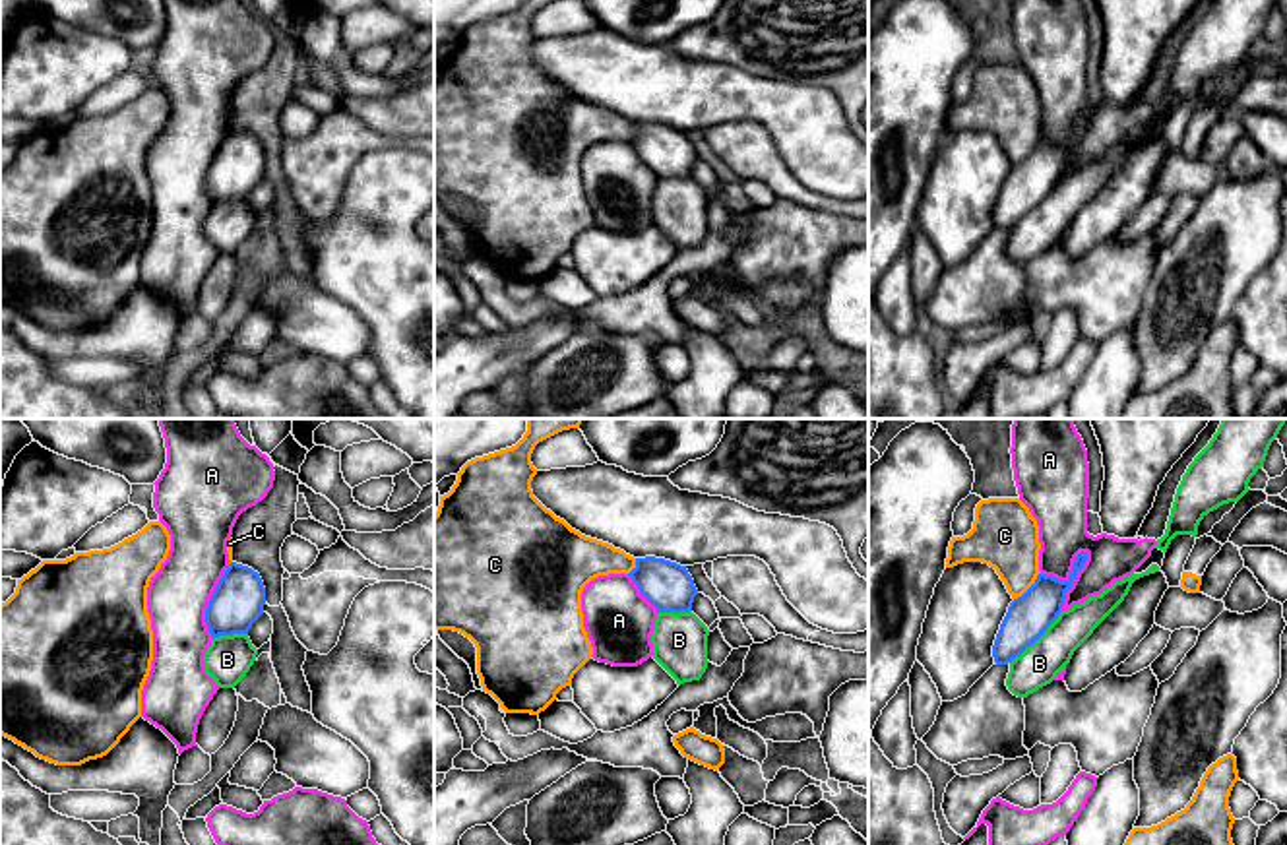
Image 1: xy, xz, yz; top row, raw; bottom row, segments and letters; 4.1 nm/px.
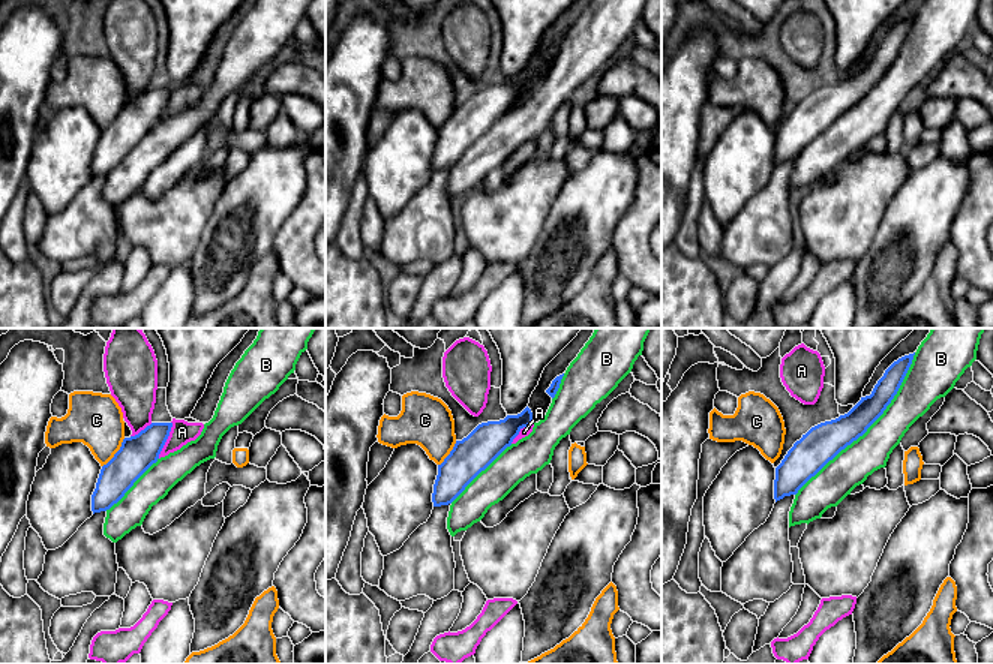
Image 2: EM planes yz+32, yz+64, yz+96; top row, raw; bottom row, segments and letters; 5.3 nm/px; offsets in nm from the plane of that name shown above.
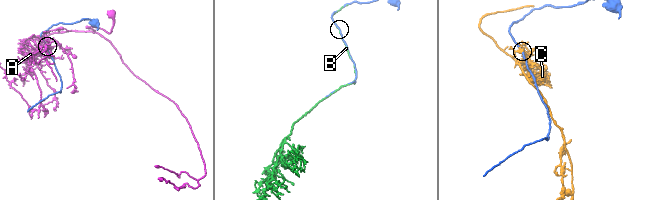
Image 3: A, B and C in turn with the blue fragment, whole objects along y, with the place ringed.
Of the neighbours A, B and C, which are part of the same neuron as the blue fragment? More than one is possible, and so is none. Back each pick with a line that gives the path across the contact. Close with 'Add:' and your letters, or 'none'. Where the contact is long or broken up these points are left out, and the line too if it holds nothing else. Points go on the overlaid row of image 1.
Add: B

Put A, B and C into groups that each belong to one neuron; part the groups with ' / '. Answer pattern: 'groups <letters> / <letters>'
groups A / B / C

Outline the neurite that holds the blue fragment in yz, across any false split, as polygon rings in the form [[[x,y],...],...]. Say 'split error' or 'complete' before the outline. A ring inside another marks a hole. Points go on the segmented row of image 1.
complete; [[[1080,552],[1068,581],[1039,574],[1035,583],[1008,607],[992,645],[996,665],[1008,665],[1033,645],[1062,612],[1066,591],[1083,568],[1087,552]]]

